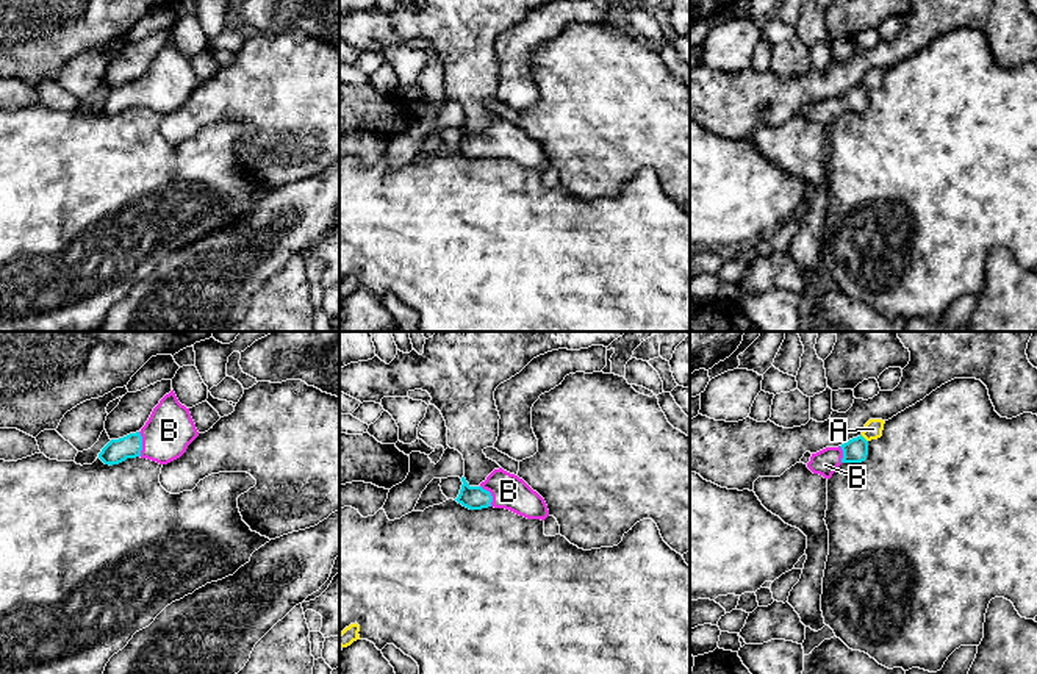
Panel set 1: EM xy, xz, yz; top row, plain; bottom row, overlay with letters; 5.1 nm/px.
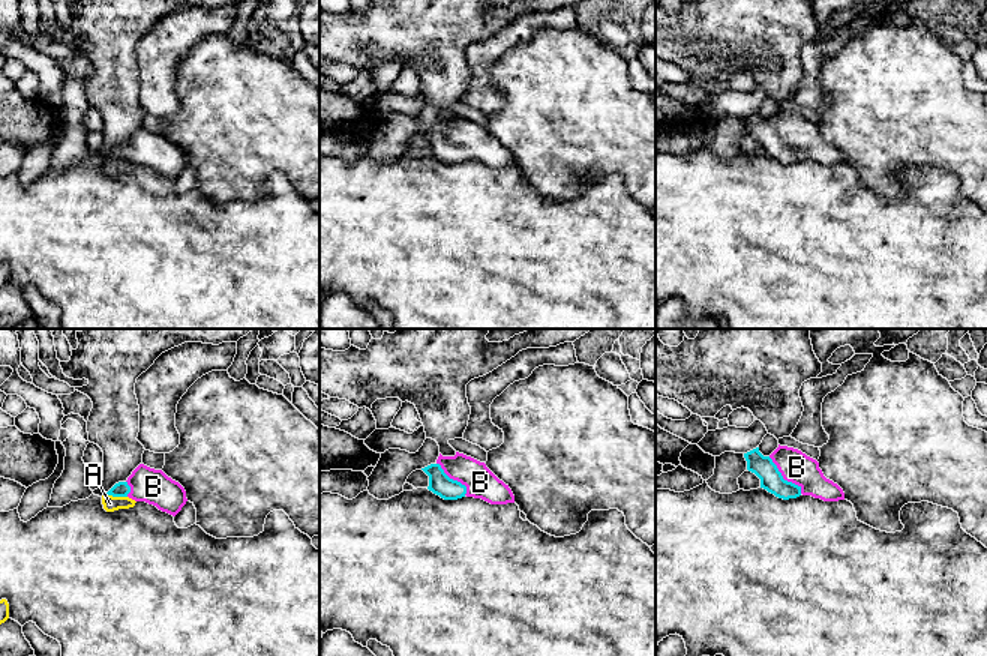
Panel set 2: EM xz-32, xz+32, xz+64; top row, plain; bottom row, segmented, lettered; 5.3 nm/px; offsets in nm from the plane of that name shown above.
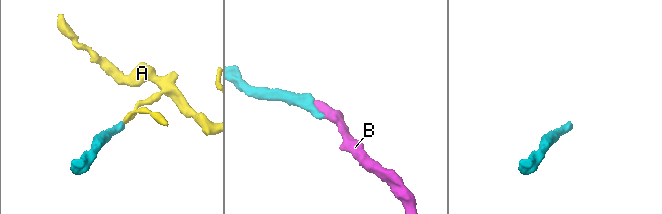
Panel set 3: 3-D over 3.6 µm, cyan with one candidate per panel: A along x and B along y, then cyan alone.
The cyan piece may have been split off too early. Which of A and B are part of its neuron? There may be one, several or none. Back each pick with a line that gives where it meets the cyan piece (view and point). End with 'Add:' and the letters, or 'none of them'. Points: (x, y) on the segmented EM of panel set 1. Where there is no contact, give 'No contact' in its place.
B: Touches cyan at xy (141, 444)
Add: B

